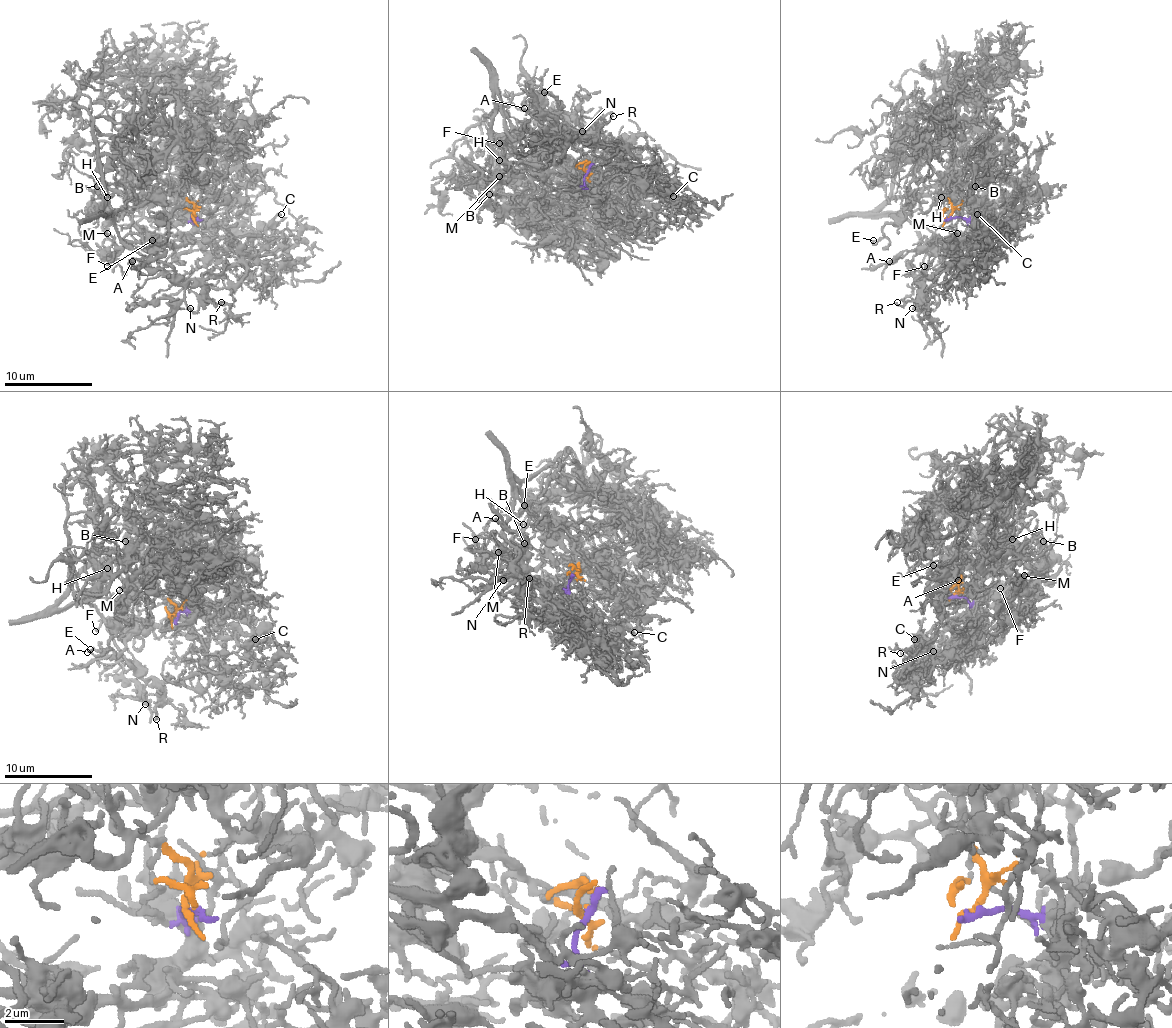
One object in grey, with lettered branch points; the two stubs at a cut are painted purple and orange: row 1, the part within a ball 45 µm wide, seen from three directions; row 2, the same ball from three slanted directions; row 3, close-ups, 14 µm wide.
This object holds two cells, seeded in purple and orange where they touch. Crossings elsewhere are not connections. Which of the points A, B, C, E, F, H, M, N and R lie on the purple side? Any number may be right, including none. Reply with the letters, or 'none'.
A, C, F, M, N, R

